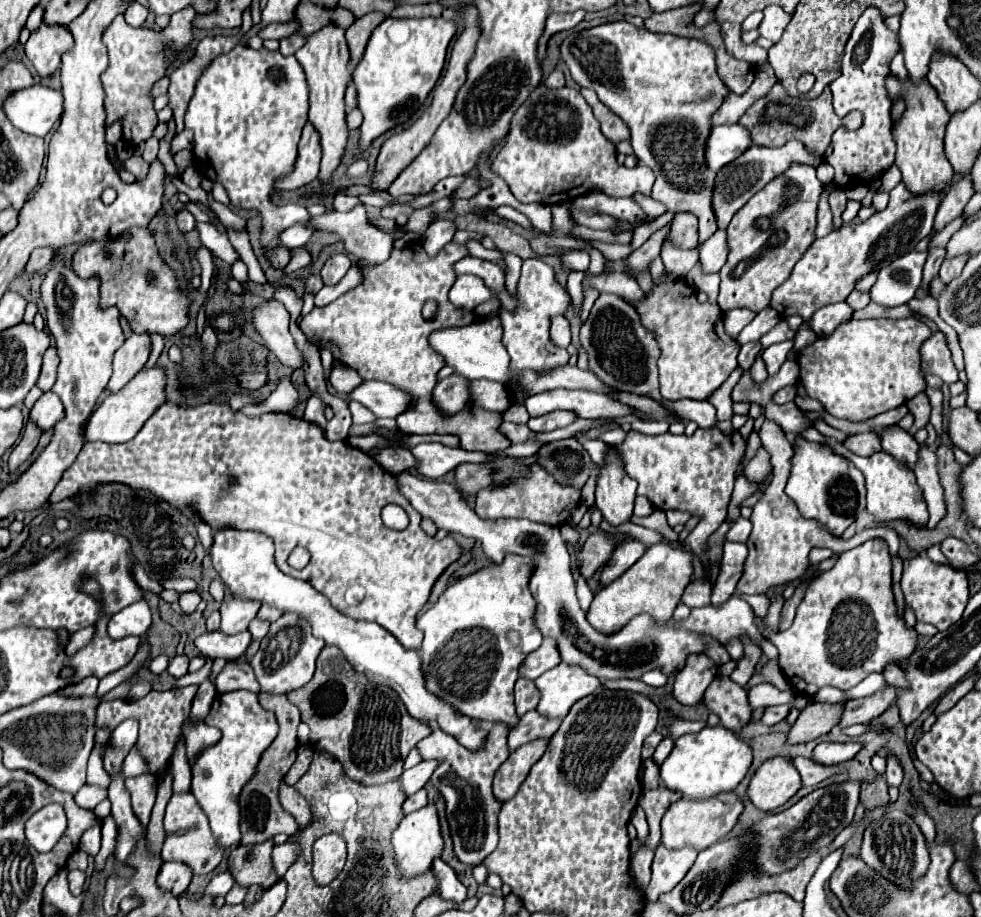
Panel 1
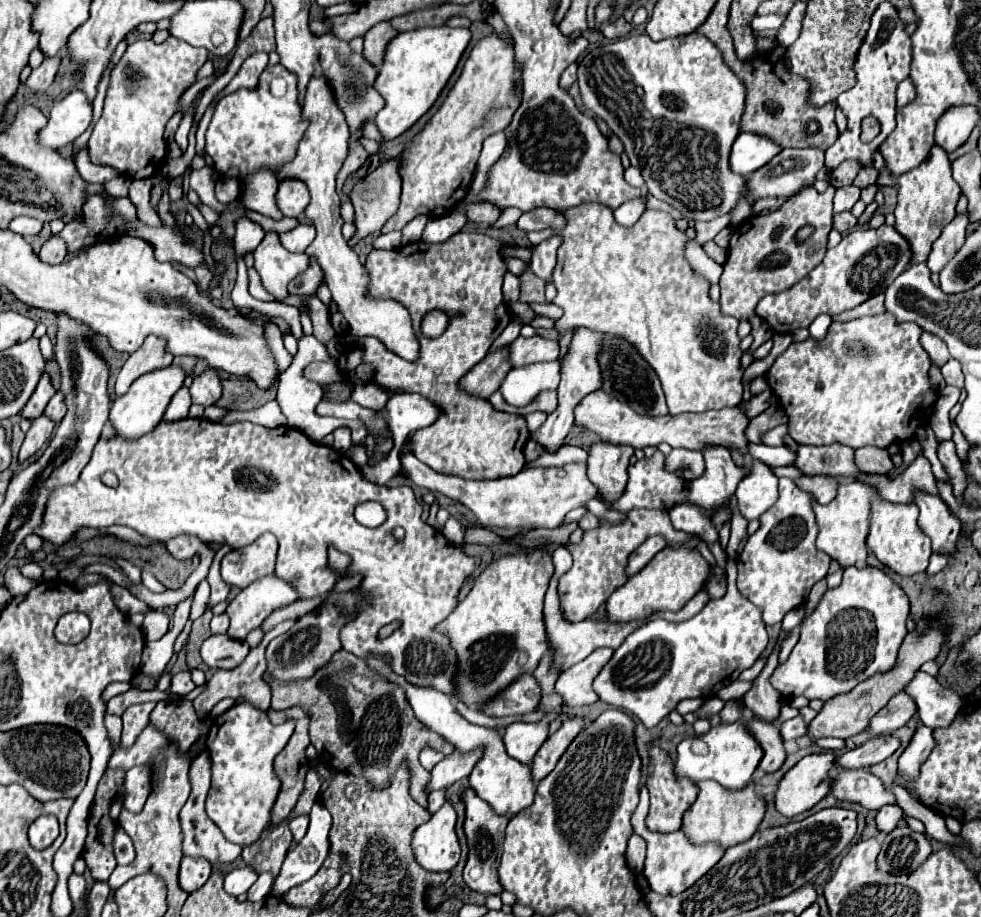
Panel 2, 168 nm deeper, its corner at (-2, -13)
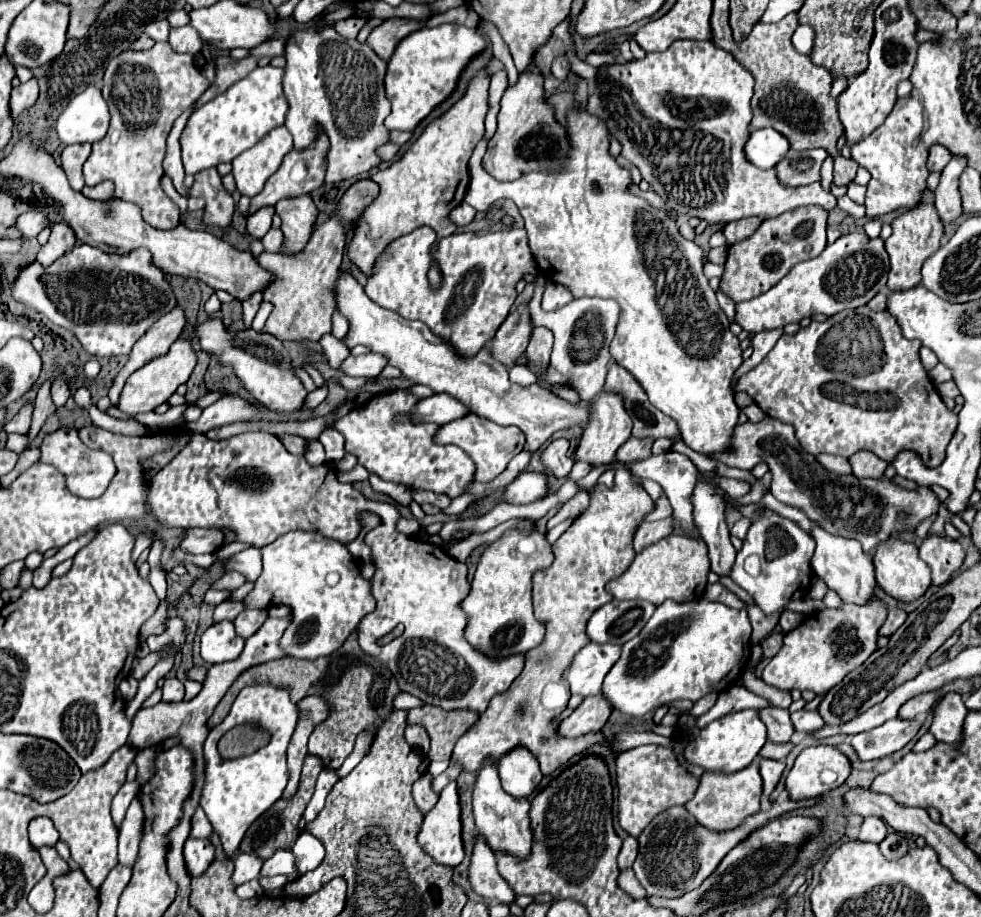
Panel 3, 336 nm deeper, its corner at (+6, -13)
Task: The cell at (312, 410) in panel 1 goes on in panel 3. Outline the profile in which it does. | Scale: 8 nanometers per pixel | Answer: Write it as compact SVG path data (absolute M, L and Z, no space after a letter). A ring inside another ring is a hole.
M357 464L351 471L338 471L337 476L340 482L355 484L367 480L369 473L366 468Z

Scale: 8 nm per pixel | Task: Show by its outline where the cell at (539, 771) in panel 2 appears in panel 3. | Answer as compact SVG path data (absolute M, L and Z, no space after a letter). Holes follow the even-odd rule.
M602 694L586 698L568 718L558 726L560 738L578 738L588 732L598 732L608 720L612 706L602 698Z

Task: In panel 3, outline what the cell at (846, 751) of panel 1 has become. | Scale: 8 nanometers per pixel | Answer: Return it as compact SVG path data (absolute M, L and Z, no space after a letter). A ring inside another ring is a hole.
M890 720L874 730L860 732L852 736L852 748L860 760L876 760L890 756L892 752L904 748L914 734L918 732L920 724L914 720Z

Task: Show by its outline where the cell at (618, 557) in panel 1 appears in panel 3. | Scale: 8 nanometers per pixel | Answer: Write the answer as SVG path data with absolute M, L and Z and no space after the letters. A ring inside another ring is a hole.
M666 520L666 522L644 522L638 528L636 536L634 536L634 552L638 554L646 546L666 538L670 532L672 532L672 520Z

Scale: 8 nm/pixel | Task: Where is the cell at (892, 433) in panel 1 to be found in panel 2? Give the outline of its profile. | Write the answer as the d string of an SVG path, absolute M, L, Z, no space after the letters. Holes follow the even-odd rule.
M916 494L916 506L920 508L918 526L932 540L932 552L954 554L960 534L960 520L948 510L940 496Z

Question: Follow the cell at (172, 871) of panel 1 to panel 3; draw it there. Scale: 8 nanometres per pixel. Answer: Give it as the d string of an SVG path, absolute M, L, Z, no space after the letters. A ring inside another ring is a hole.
M188 840L184 844L184 862L186 862L186 870L192 878L202 876L212 860L214 860L214 848L212 848L210 840L202 840L202 842Z

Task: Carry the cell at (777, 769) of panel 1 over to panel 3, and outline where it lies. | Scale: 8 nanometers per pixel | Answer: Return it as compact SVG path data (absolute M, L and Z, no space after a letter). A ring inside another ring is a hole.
M814 746L800 752L790 774L786 792L790 800L810 800L840 786L850 774L848 758L832 746Z

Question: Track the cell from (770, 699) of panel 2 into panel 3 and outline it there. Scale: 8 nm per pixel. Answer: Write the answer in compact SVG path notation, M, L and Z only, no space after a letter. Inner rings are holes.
M760 708L758 716L768 728L768 740L772 740L772 742L790 742L790 736L794 734L794 726L790 722L788 710Z

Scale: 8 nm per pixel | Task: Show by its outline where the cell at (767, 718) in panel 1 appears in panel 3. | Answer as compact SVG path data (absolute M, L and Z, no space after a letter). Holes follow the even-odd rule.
M804 710L792 714L792 724L796 732L816 732L824 726L818 712L804 712Z

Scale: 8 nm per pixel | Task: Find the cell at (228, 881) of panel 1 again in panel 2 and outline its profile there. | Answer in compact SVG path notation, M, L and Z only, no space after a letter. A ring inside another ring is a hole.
M252 866L234 868L224 880L224 890L232 896L240 896L240 894L250 890L250 886L256 882L256 878L258 878L258 874Z

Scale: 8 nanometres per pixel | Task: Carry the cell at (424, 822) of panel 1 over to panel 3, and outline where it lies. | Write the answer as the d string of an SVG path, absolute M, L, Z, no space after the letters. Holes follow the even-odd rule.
M450 782L438 798L438 804L424 816L424 822L420 826L418 832L418 844L422 850L426 850L426 854L430 858L434 858L434 862L444 864L444 866L458 866L464 858L464 850L462 850L462 826L460 826L460 804L458 804L458 790L456 790L456 782Z

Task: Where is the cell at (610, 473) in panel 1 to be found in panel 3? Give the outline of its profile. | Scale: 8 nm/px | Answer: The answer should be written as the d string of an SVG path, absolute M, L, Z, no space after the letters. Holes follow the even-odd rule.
M600 394L600 398L594 400L594 418L590 418L590 426L586 426L578 448L574 450L576 462L590 462L592 466L610 466L616 458L618 448L630 438L632 422L622 406L622 398L618 394Z

